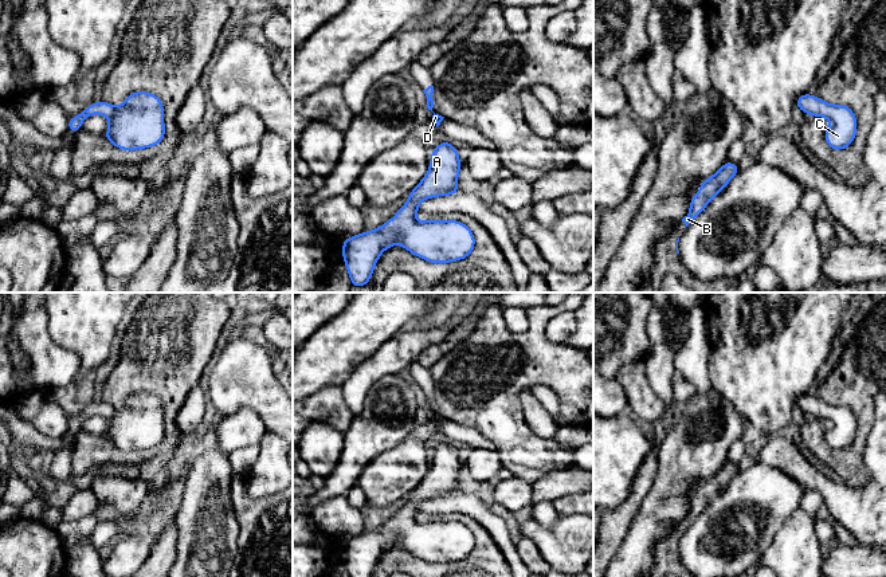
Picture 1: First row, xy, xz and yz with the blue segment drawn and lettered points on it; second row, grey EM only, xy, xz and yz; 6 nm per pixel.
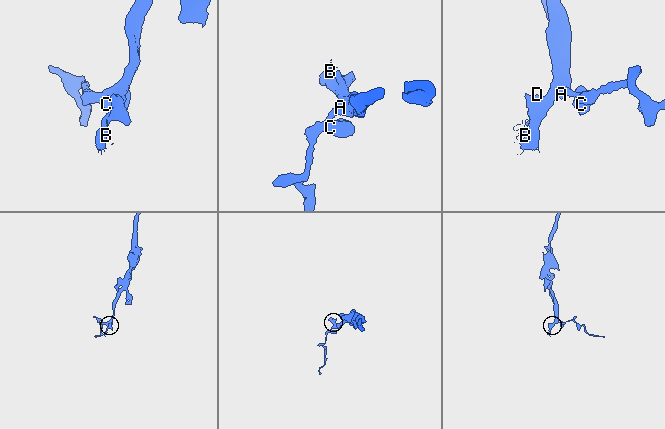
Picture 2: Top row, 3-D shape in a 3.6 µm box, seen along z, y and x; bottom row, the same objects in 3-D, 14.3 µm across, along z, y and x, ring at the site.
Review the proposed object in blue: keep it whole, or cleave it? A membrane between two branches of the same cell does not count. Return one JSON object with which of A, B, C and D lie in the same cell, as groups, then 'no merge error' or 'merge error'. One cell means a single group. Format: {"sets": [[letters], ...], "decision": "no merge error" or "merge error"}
{"sets": [["A", "B", "C", "D"]], "decision": "no merge error"}

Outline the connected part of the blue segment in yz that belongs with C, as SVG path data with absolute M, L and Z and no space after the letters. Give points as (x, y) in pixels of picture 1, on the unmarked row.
M805 393L796 400L796 409L831 421L831 427L824 431L824 440L832 451L846 450L852 444L856 436L856 416L848 407L826 404Z

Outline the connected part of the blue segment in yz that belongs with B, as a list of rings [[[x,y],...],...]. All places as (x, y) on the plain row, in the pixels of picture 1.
[[[726,462],[713,476],[701,482],[699,494],[691,496],[690,513],[682,519],[686,527],[707,507],[713,498],[724,491],[738,471],[737,464]]]

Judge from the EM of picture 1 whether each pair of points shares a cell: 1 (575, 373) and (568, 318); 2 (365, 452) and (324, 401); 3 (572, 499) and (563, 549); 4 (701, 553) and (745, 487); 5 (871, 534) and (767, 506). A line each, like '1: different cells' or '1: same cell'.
1: different cells
2: different cells
3: different cells
4: same cell
5: different cells

